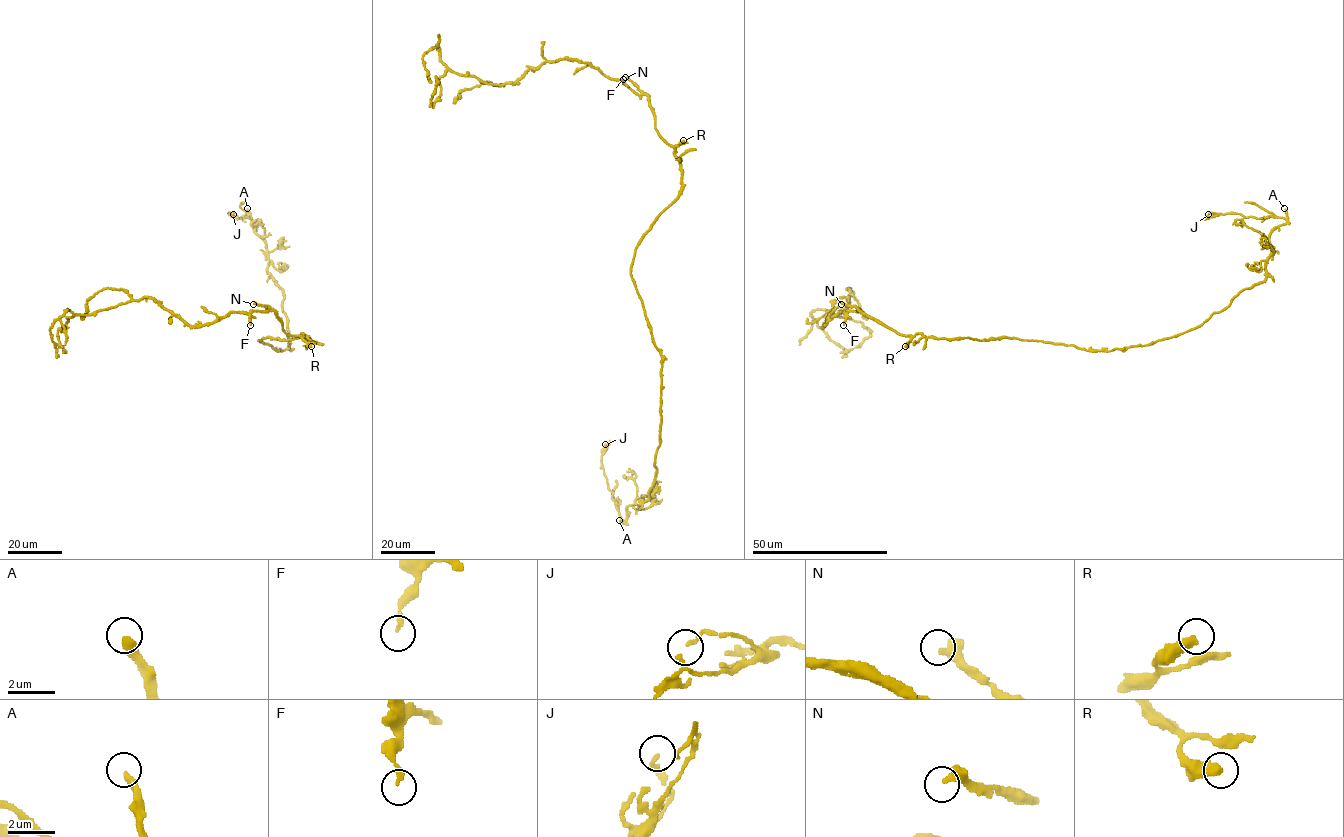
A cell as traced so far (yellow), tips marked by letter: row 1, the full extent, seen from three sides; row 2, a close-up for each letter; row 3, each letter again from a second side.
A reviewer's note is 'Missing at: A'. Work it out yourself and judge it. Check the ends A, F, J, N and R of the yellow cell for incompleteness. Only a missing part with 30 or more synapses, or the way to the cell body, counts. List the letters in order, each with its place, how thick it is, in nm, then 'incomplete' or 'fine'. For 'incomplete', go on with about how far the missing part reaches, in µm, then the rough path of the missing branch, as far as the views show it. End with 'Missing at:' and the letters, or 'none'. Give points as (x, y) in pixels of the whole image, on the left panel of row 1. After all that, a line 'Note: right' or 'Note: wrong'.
A: at (247, 208); 320 nm thick; incomplete; about 30 µm are missing; missing branch runs (247, 208), (239, 202), (265, 189), (269, 170), (272, 168)
F: at (250, 325); 220 nm thick; fine
J: at (233, 214); 170 nm thick; fine
N: at (253, 304); 480 nm thick; fine
R: at (311, 346); 420 nm thick; fine
Missing at: A
Note: right

